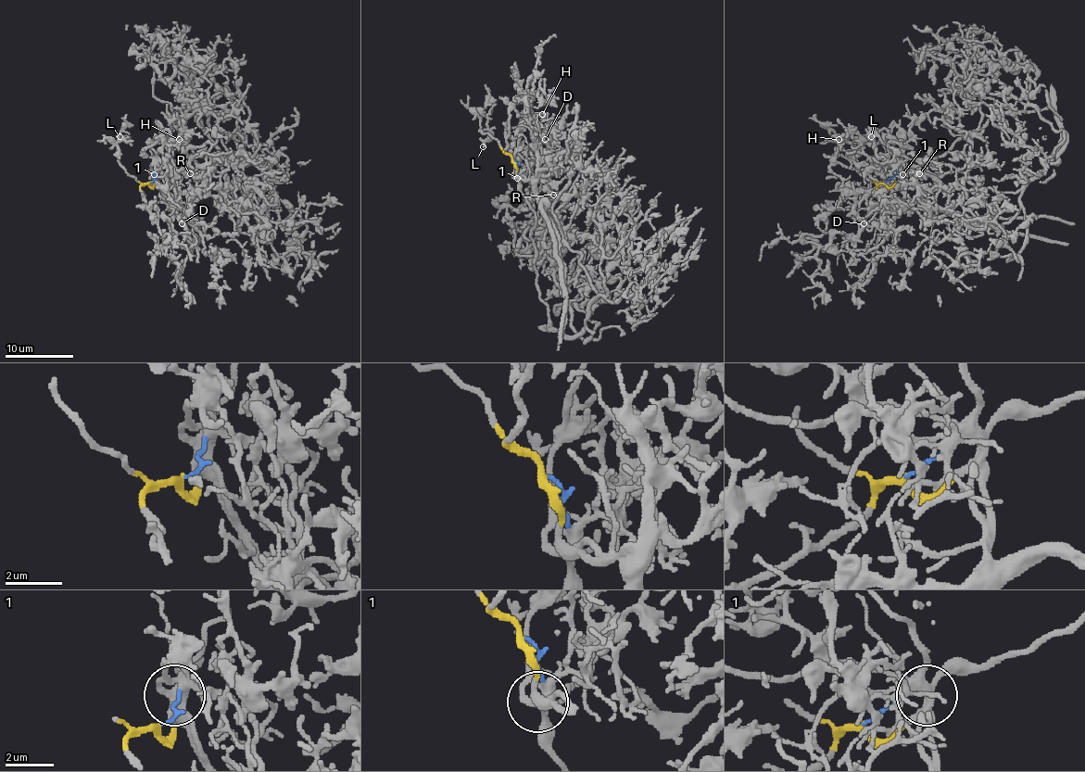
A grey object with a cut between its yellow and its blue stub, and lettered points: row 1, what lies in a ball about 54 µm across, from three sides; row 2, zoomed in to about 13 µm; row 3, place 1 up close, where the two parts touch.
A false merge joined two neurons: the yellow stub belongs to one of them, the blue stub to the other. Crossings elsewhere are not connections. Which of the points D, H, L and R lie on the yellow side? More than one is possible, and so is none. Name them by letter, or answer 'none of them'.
H, L, R

